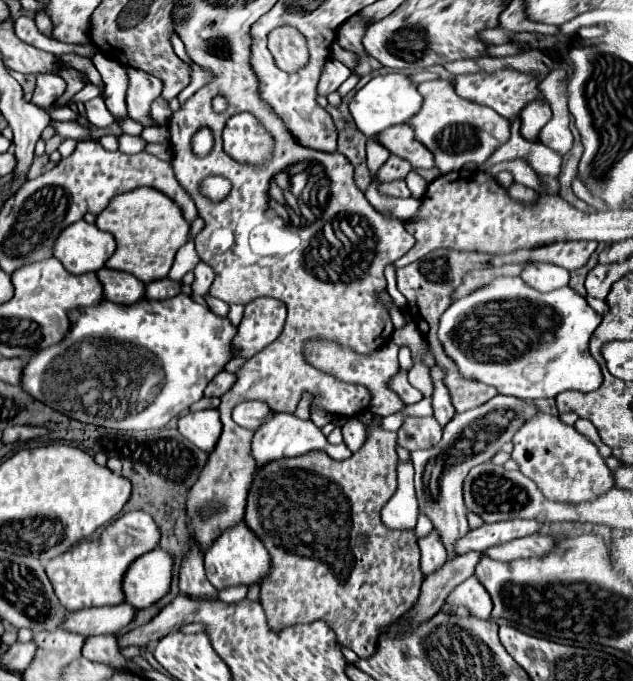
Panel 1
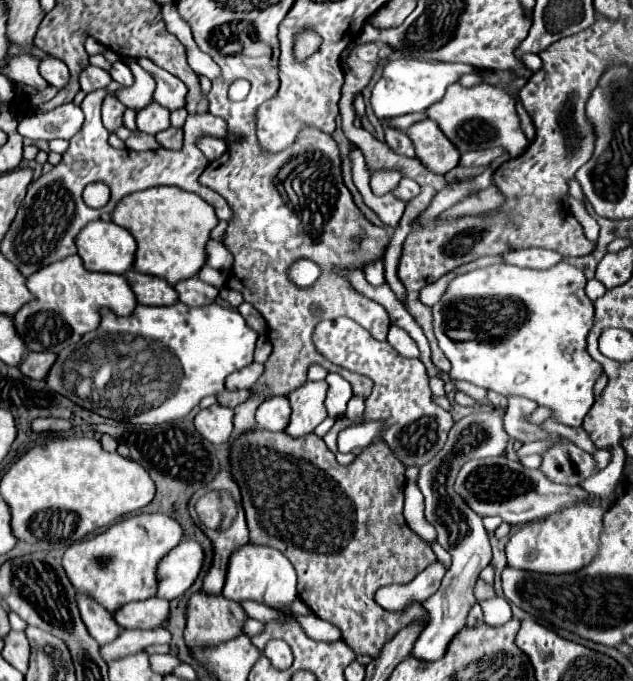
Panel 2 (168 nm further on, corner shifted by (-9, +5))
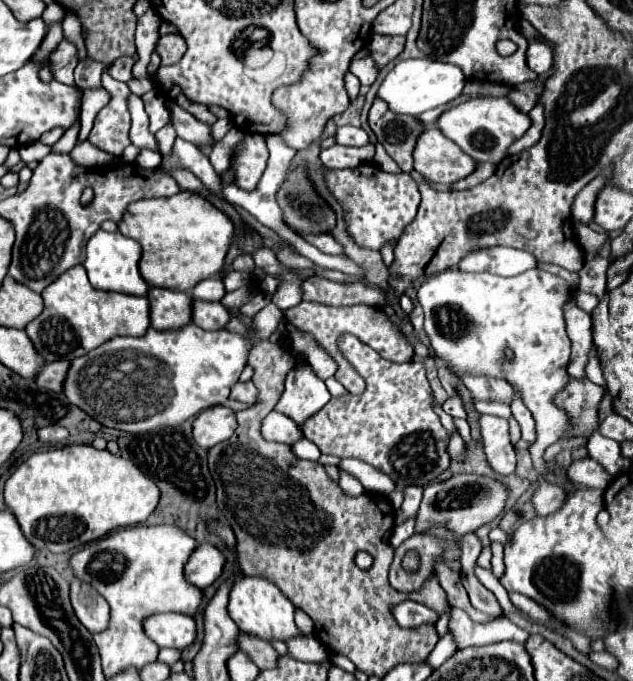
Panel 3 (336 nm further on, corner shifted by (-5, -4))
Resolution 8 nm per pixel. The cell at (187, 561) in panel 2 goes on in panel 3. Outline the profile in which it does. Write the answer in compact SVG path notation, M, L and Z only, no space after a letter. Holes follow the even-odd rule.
M201 543L193 551L191 559L185 565L185 577L195 587L205 589L221 575L223 565L225 565L223 553L215 545L211 545L211 543Z

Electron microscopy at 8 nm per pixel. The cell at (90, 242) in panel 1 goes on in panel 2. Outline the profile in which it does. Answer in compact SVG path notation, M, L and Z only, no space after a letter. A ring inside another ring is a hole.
M95 220L77 236L77 254L91 272L123 274L133 266L137 244L133 236L113 222Z

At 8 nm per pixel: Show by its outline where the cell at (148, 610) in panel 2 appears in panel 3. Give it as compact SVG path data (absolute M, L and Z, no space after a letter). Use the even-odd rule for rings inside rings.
M159 613L145 619L145 633L159 647L173 647L181 651L195 641L197 625L195 619L189 615Z

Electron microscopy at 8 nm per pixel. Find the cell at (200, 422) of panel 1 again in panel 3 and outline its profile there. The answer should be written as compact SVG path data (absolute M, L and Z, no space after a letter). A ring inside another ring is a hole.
M215 405L199 413L193 421L193 439L203 447L211 449L213 445L227 441L237 429L235 413L229 407Z

